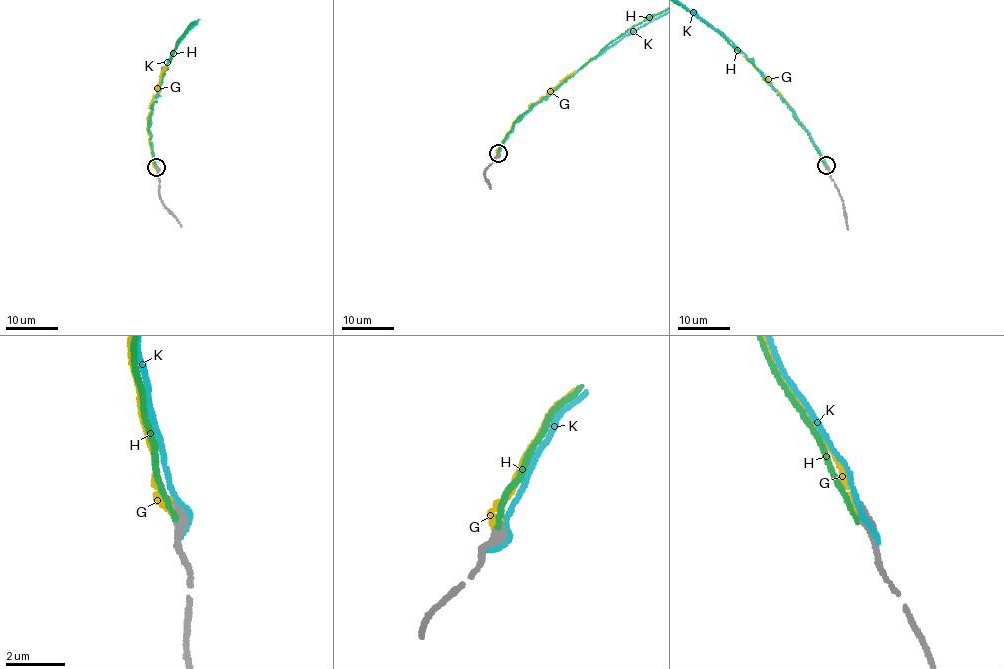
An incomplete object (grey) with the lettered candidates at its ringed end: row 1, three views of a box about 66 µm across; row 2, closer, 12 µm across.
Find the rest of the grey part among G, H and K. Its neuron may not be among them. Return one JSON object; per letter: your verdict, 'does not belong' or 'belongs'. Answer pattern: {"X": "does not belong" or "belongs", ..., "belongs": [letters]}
{"G": "belongs", "H": "does not belong", "K": "does not belong", "belongs": ["G"]}

